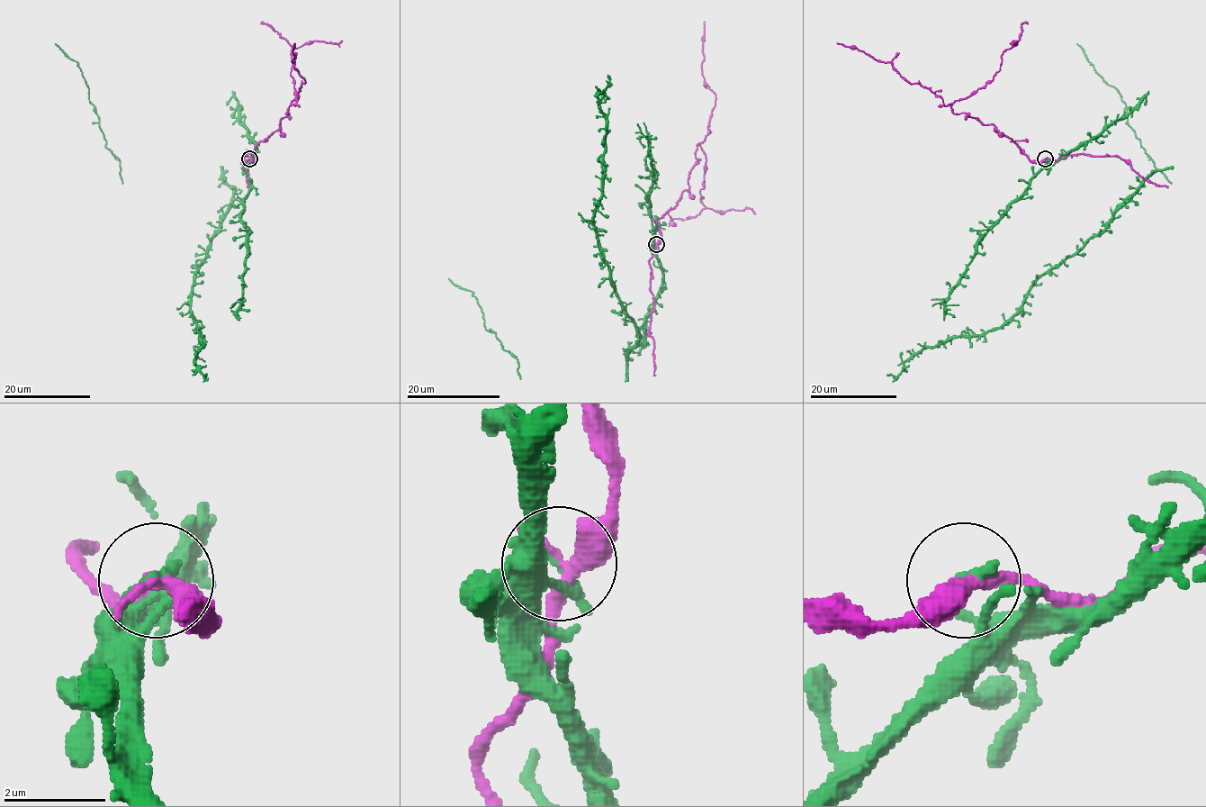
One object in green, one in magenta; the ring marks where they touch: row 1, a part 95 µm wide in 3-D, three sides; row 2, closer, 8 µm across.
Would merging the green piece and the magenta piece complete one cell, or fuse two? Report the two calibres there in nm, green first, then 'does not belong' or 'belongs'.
200 nm thick on the green side, 320 nm on the other; does not belong

